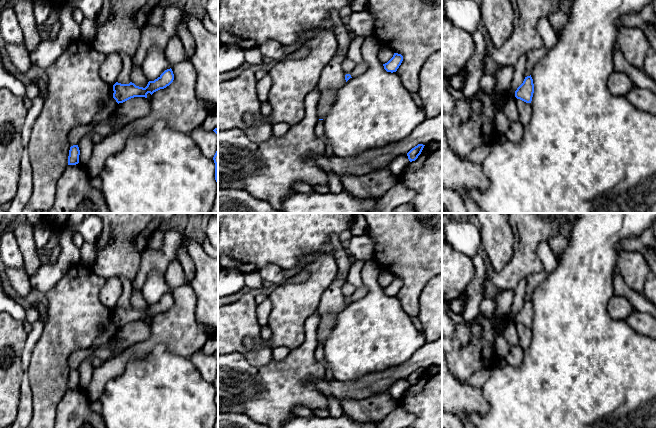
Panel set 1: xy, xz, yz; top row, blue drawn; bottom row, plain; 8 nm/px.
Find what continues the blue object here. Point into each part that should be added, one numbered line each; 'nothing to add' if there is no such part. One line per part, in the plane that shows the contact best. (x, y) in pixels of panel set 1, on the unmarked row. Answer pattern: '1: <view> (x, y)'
nothing to add

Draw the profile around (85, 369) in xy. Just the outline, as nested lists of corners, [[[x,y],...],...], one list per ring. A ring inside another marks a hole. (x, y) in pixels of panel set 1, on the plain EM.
[[[92,357],[86,358],[78,367],[80,374],[79,387],[86,389],[92,380],[94,368],[92,366]]]

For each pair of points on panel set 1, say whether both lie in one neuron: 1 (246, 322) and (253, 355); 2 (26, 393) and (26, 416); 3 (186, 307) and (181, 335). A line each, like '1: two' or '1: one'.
1: one
2: one
3: one

